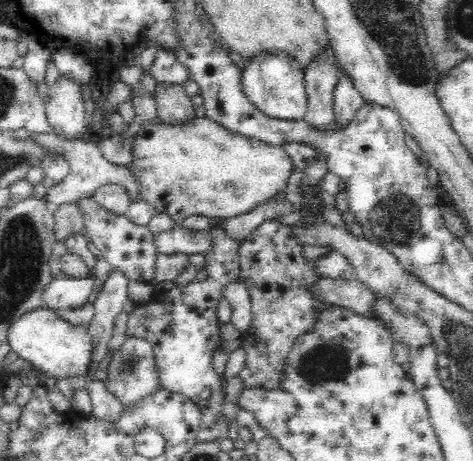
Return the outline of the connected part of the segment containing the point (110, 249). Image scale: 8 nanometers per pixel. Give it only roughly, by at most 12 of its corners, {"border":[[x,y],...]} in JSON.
{"border":[[93,197],[76,202],[100,255],[129,280],[155,277],[155,235]]}

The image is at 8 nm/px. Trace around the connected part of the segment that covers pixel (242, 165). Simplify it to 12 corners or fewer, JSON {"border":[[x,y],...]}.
{"border":[[208,117],[141,126],[140,198],[178,224],[284,194],[281,146]]}

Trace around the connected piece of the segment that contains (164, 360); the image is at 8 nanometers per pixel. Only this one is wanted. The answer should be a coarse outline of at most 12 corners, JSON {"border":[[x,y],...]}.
{"border":[[215,226],[187,286],[134,306],[126,334],[152,343],[159,383],[201,410],[220,443],[217,306],[241,276],[240,243]]}

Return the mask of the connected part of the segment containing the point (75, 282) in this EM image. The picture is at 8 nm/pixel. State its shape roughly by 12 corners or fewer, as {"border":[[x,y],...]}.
{"border":[[94,276],[54,277],[44,290],[46,307],[82,308]]}

